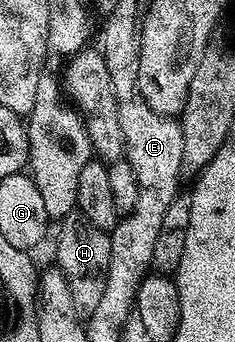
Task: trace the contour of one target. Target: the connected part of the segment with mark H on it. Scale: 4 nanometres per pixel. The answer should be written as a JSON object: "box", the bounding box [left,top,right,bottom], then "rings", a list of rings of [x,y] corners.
{"box":[56,210,112,317],"rings":[[[74,210],[59,224],[60,236],[56,239],[56,257],[60,271],[70,285],[70,297],[74,297],[74,309],[82,317],[90,316],[102,301],[106,289],[106,277],[110,269],[112,241],[109,232],[98,229],[81,211]]]}

